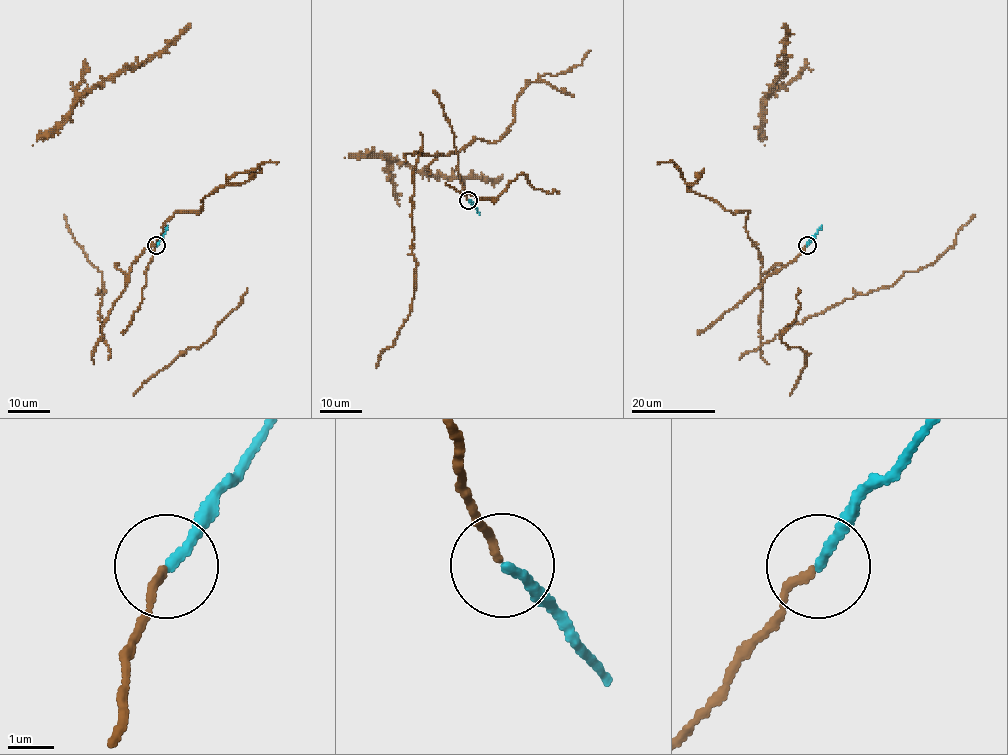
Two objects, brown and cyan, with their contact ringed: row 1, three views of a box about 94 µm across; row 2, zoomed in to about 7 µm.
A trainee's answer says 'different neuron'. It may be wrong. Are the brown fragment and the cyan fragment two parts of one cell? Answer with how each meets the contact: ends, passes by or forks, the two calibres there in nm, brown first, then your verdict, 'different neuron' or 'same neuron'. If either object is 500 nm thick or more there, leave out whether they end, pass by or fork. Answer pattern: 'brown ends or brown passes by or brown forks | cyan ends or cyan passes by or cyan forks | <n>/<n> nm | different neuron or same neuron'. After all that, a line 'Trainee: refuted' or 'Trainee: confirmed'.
brown ends | cyan ends | 160/220 nm | same neuron
Trainee: refuted

